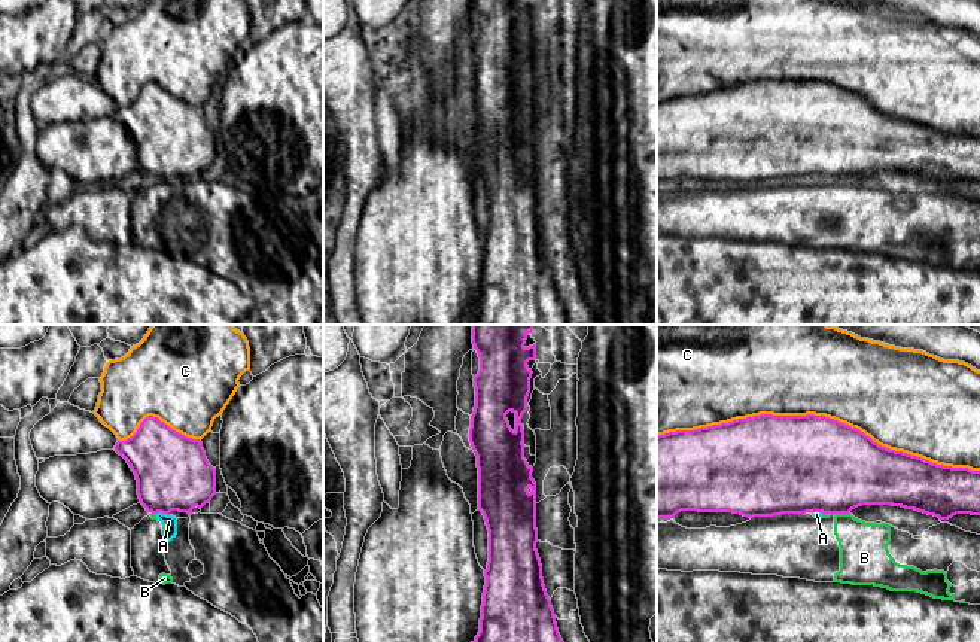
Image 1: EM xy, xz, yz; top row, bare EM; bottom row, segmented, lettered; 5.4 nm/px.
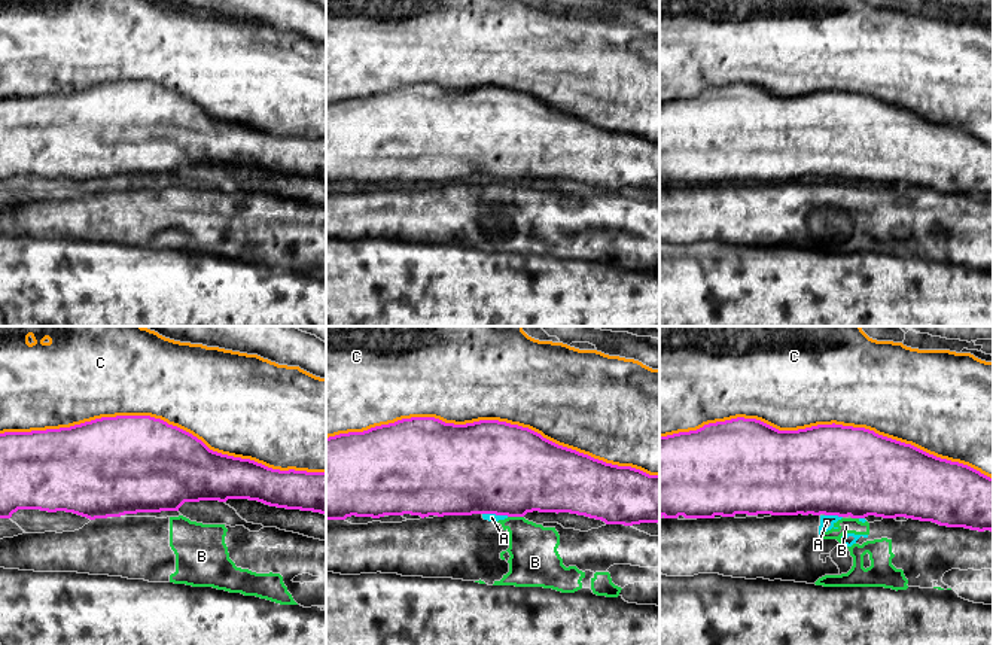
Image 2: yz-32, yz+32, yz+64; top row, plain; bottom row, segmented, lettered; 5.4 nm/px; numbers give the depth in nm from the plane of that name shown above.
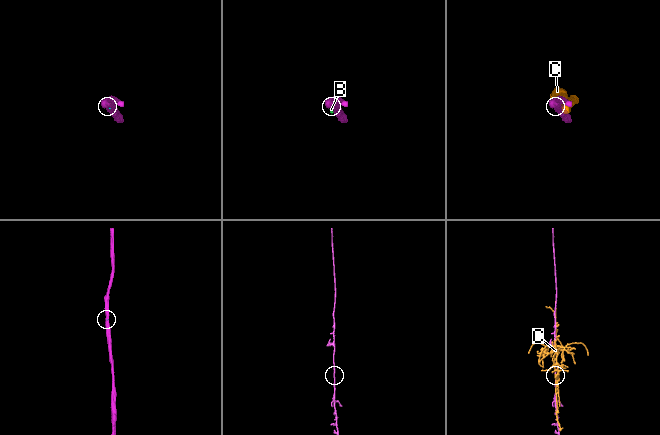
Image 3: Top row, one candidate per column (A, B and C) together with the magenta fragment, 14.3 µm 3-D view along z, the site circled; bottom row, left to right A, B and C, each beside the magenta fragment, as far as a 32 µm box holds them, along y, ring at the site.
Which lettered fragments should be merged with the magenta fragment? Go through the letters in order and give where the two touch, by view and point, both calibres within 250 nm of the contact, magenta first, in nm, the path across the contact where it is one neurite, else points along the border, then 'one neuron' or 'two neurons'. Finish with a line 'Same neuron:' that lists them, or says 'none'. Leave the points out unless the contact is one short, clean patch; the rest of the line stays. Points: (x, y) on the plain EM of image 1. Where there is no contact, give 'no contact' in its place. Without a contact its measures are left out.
A: contact xy (163, 179); calibres 400 and 80 nm; border xy (155, 179), (169, 182); two neurons
B: contact yz (842, 179); calibres 500 and 260 nm; border yz (834, 179), (849, 180); two neurons
C: contact yz (818, 82); calibres 500 and 460 nm; two neurons
Same neuron: none

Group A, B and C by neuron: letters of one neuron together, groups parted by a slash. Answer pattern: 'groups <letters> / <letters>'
groups A B / C

